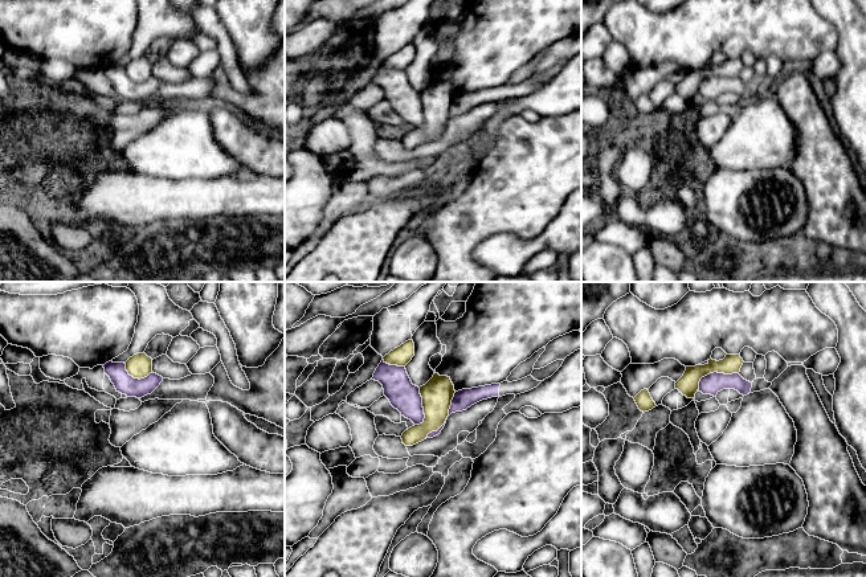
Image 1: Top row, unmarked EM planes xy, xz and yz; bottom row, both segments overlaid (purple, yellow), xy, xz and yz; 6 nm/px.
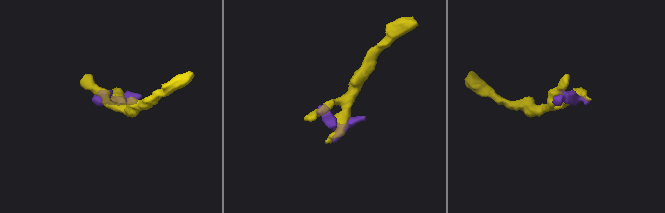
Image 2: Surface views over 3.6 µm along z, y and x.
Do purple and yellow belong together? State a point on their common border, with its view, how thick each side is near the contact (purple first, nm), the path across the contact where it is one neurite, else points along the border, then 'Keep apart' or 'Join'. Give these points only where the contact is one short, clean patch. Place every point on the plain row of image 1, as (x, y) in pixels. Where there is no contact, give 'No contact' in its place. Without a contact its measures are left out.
Touches purple at xz (446, 122). Thickness 120 nm (purple) against 190 nm. Keep apart

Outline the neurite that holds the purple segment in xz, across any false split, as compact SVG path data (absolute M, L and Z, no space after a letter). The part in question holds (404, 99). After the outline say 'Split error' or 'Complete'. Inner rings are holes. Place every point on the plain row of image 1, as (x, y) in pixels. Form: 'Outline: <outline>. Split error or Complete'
Outline: M381 64L372 83L383 89L384 99L401 119L414 128L424 126L425 118L420 91L412 87L405 70L389 69Z. Complete

